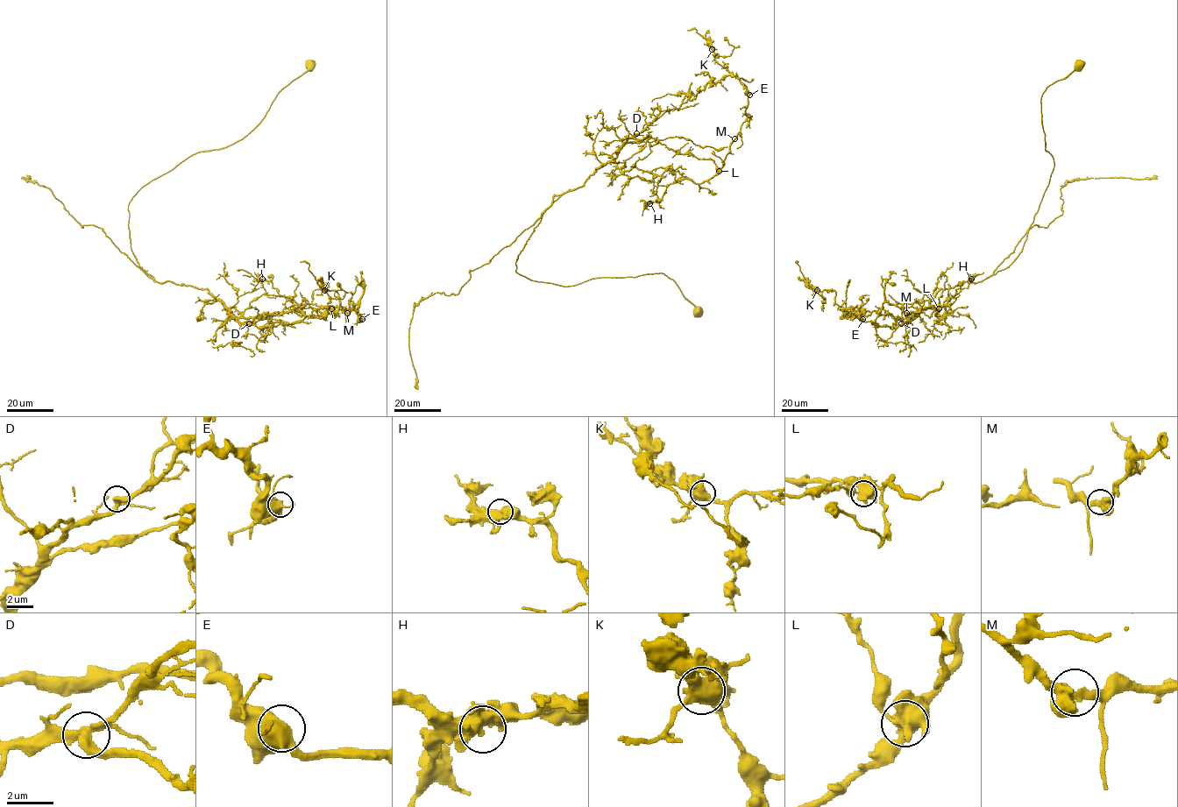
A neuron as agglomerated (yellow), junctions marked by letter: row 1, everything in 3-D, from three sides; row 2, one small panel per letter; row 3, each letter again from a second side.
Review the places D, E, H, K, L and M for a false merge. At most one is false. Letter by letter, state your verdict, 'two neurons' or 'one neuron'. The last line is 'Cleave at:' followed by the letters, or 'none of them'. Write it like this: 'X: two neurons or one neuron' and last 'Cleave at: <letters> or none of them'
D: one neuron
E: one neuron
H: one neuron
K: one neuron
L: one neuron
M: one neuron
Cleave at: none of them

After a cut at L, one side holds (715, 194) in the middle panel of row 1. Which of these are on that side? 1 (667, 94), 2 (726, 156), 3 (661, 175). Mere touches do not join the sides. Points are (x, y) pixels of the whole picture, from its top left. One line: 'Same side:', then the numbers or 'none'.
Same side: 1, 2

